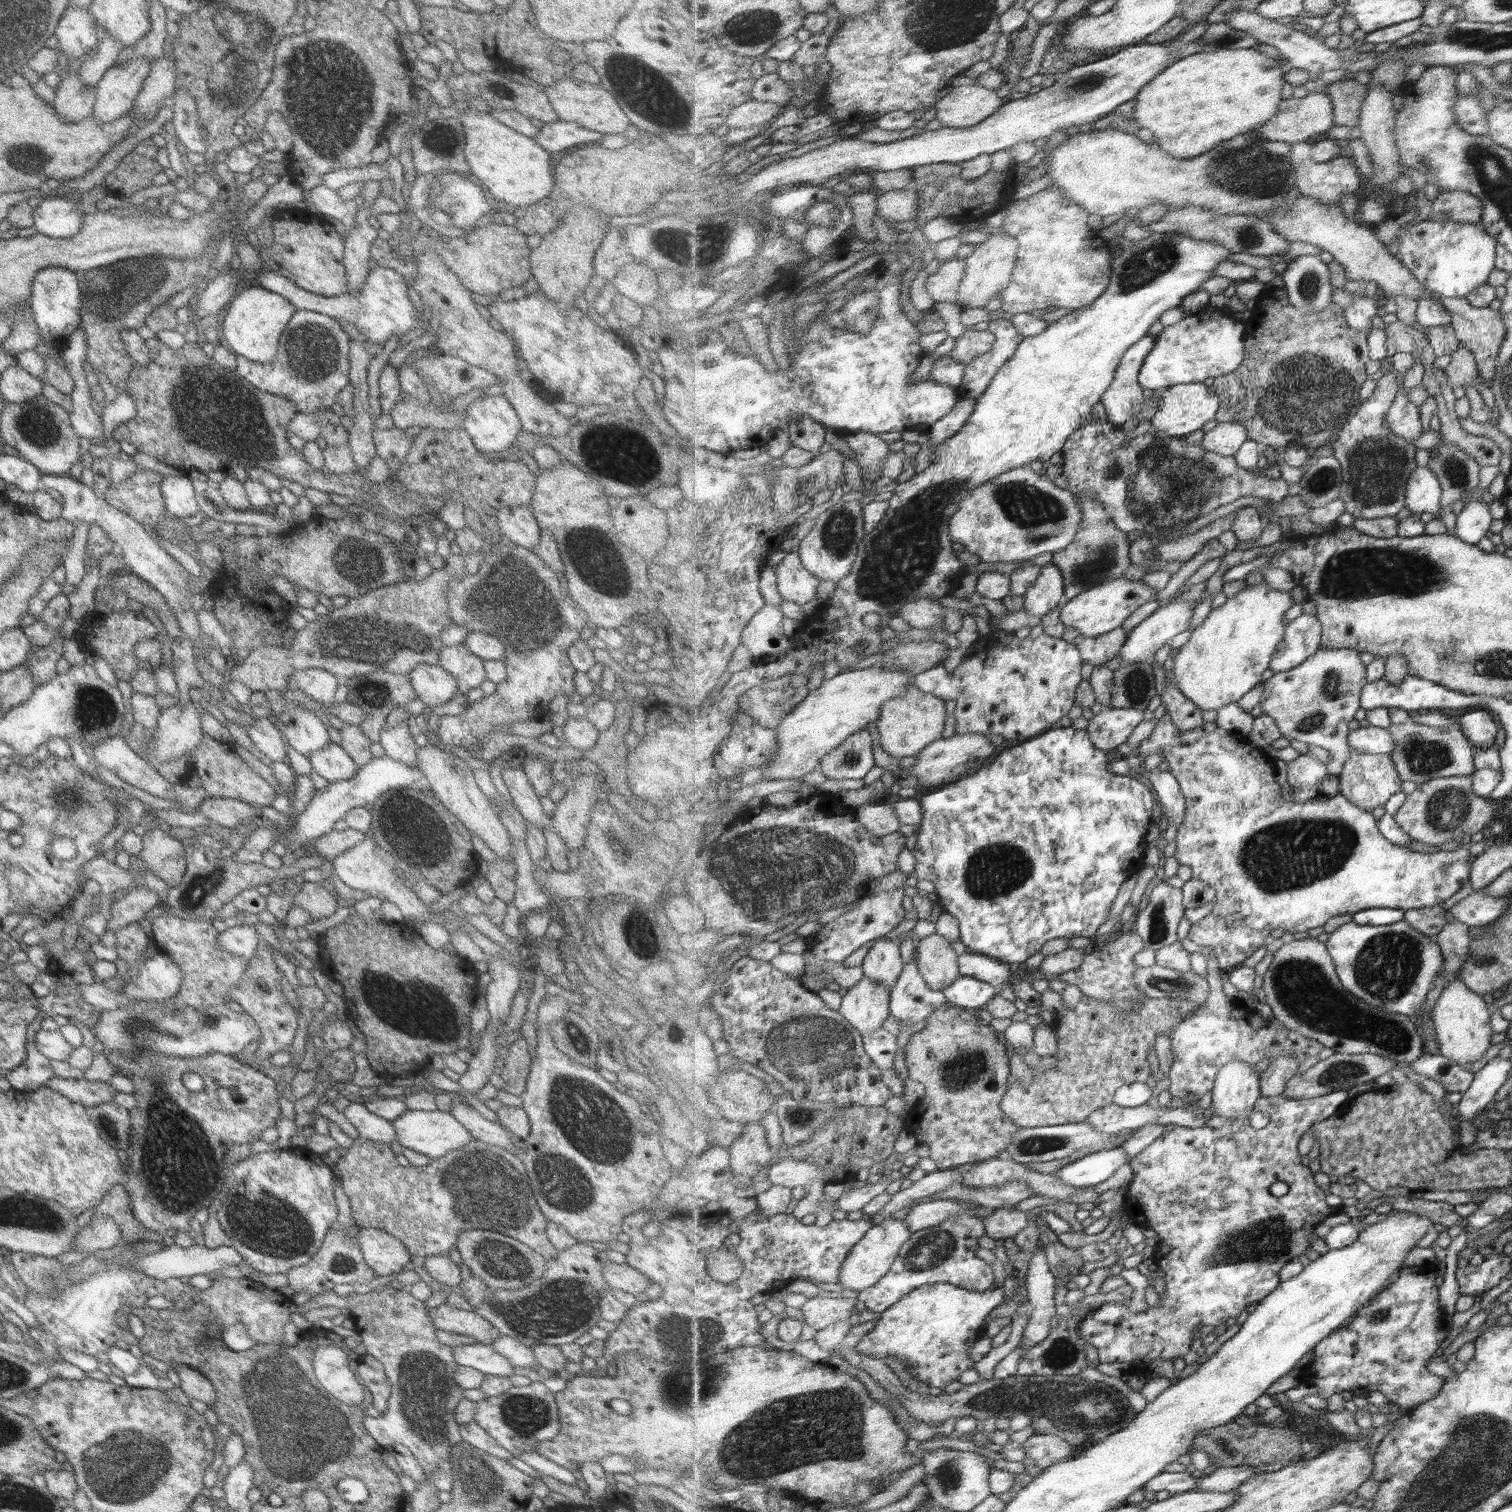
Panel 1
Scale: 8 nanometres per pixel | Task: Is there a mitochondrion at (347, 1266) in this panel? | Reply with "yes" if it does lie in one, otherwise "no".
yes

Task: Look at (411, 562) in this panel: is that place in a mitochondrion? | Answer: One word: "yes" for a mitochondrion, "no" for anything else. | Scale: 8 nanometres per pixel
no

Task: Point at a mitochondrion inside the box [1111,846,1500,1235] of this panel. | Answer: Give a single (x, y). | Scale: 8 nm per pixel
(1301, 987)

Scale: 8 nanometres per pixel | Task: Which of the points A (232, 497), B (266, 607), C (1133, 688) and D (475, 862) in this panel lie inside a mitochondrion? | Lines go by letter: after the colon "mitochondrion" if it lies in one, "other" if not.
A: other
B: other
C: mitochondrion
D: other

